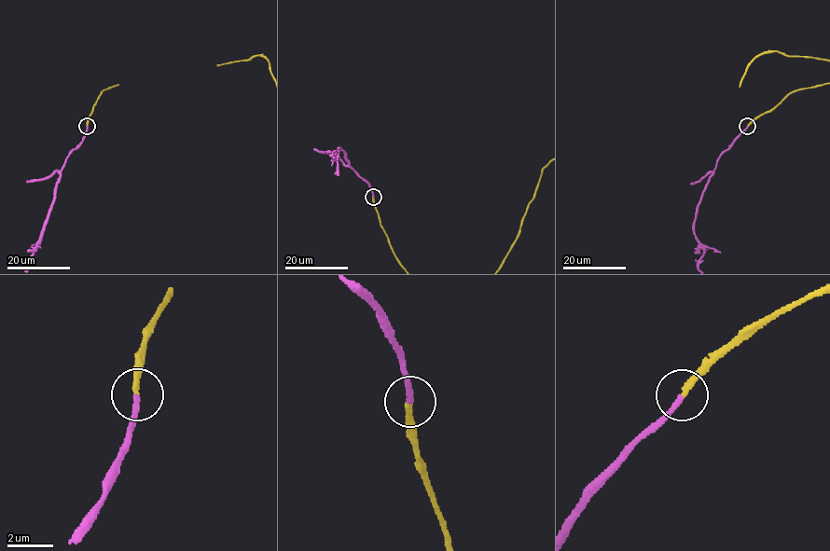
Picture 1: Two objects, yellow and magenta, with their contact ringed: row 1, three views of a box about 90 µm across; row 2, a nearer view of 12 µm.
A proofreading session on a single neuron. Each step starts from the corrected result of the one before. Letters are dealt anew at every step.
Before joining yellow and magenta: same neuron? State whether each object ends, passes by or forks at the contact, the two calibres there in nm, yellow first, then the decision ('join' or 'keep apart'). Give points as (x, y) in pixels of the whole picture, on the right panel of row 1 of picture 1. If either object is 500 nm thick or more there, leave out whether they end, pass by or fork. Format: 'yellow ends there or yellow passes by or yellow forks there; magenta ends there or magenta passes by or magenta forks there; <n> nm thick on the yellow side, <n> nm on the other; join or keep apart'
yellow ends there; magenta ends there; 240 nm thick on the yellow side, 240 nm on the other; join

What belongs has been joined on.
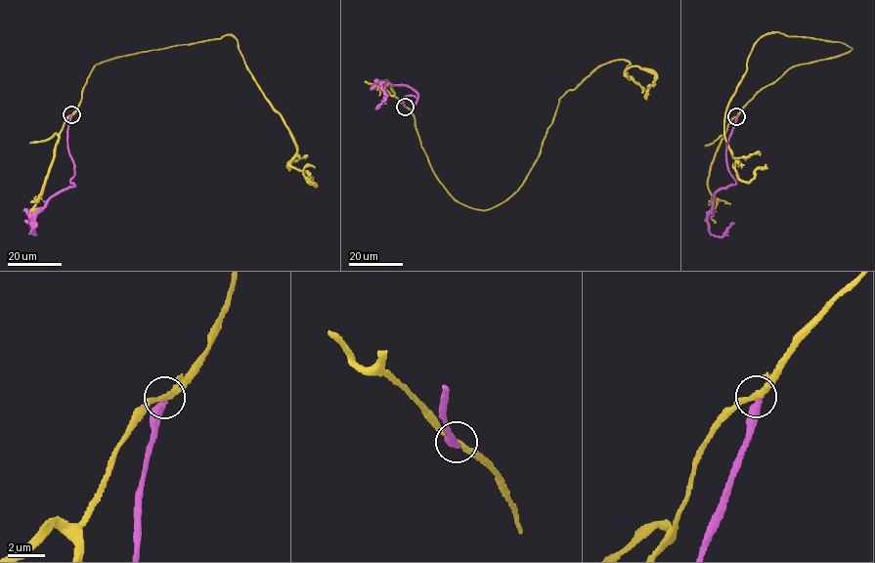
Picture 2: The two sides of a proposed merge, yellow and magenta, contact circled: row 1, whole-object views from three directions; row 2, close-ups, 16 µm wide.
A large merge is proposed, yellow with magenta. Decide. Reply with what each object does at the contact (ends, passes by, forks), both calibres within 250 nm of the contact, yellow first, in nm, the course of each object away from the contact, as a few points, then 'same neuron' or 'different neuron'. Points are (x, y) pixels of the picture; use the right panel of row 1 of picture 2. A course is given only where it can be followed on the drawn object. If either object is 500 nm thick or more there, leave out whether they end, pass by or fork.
yellow passes by; magenta ends; calibres 260 and 420 nm; course yellow (736, 116), (792, 67), (852, 48), (777, 32), (754, 45), (725, 110), (725, 139), (741, 180), (765, 164); course magenta (736, 116), (725, 154), (728, 172), (735, 183), (715, 193), (708, 217), (708, 230), (721, 237), (733, 223); different neuron

